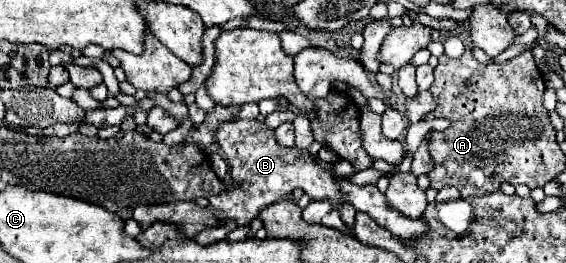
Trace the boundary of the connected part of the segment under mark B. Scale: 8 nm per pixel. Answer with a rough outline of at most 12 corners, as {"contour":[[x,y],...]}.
{"contour":[[259,120],[215,138],[233,184],[211,196],[239,226],[301,188],[347,204],[307,150],[277,144]]}

